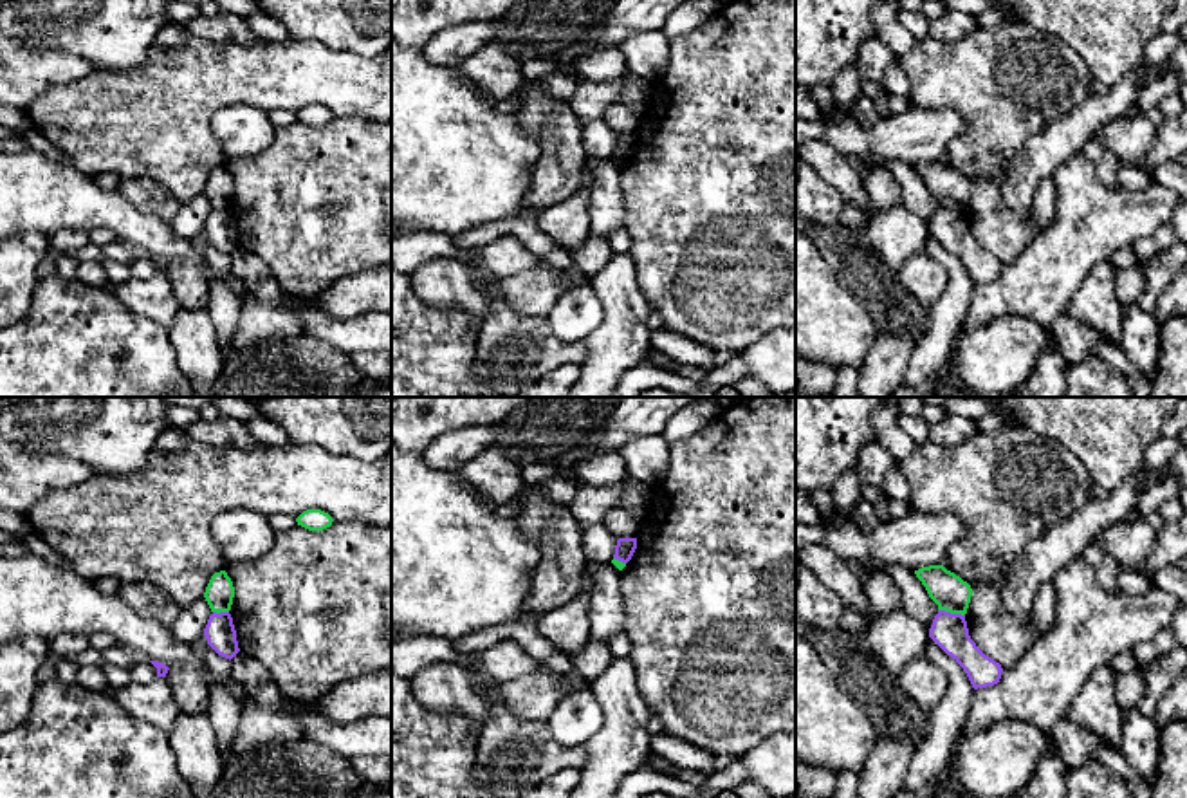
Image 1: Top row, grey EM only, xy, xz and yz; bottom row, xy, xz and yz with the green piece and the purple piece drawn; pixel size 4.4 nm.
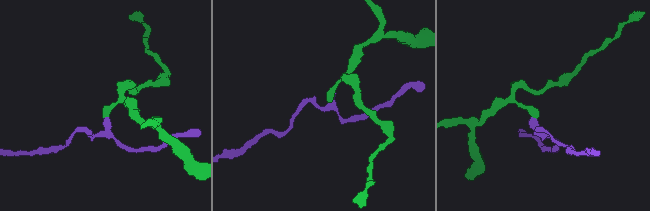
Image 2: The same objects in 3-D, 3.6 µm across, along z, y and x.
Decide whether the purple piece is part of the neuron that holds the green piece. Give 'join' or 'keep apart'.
keep apart

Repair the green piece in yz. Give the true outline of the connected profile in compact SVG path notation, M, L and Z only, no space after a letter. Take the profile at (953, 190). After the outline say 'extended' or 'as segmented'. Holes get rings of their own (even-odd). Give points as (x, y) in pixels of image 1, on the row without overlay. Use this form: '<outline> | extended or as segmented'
M929 161L915 166L916 173L925 182L929 193L938 200L938 206L951 209L967 209L972 184L943 161Z | as segmented

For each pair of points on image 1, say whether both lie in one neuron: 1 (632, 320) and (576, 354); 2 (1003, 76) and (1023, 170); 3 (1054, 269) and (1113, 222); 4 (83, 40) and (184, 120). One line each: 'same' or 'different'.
1: different
2: different
3: same
4: different

